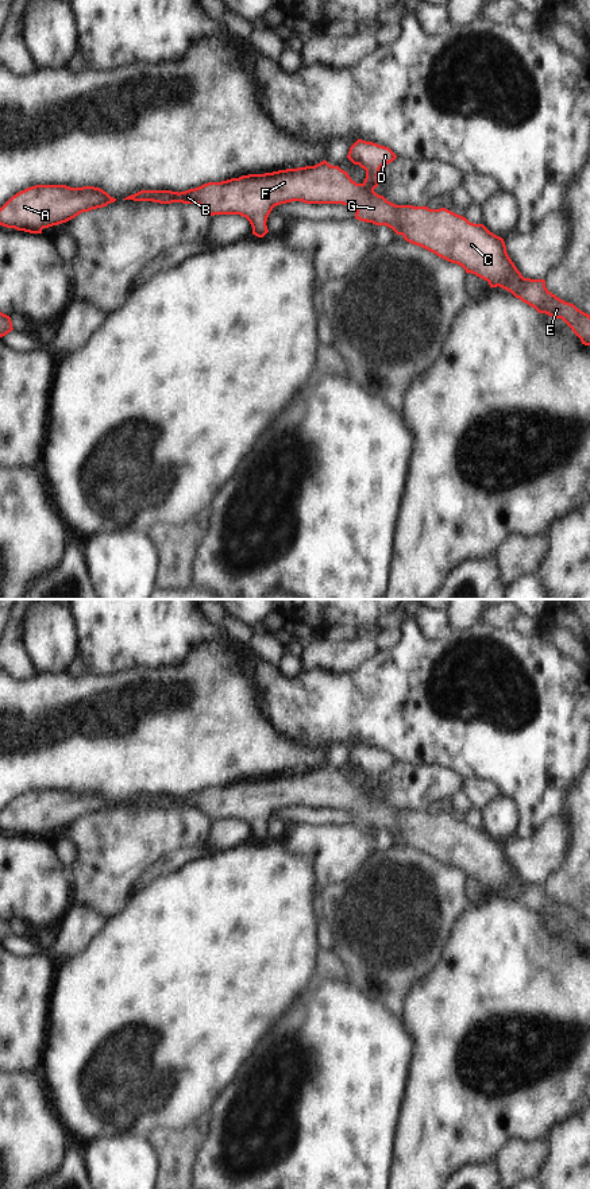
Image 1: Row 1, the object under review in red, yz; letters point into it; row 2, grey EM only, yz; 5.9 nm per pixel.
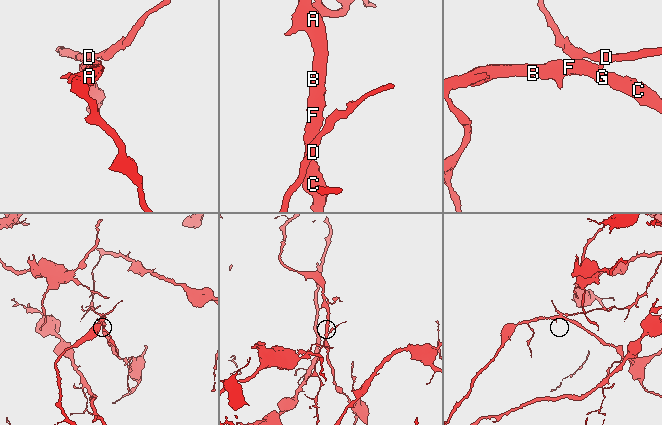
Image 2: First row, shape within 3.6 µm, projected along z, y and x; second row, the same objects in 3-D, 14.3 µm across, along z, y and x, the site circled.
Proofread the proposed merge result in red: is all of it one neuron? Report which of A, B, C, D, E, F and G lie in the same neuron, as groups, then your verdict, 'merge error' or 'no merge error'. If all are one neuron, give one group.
A B C E F G / D | merge error

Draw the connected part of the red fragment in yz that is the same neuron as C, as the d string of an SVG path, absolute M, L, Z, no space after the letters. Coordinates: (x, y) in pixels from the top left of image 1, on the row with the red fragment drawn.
M323 161L315 166L278 170L265 174L248 174L221 182L208 182L185 192L140 190L123 200L153 201L159 204L198 204L208 215L240 215L246 217L252 235L263 238L269 229L267 217L274 206L302 201L305 204L343 204L356 208L355 219L375 225L386 225L412 244L420 246L437 256L462 266L466 273L489 282L490 287L502 287L516 298L554 319L562 319L582 344L590 345L590 314L566 302L545 287L544 279L524 278L506 252L502 238L490 232L483 224L470 223L466 217L446 208L429 209L428 206L396 205L374 190L366 190L363 184L351 179L347 171Z

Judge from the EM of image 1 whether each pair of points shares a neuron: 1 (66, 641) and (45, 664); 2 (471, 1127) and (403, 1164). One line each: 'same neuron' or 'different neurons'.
1: same neuron
2: same neuron

